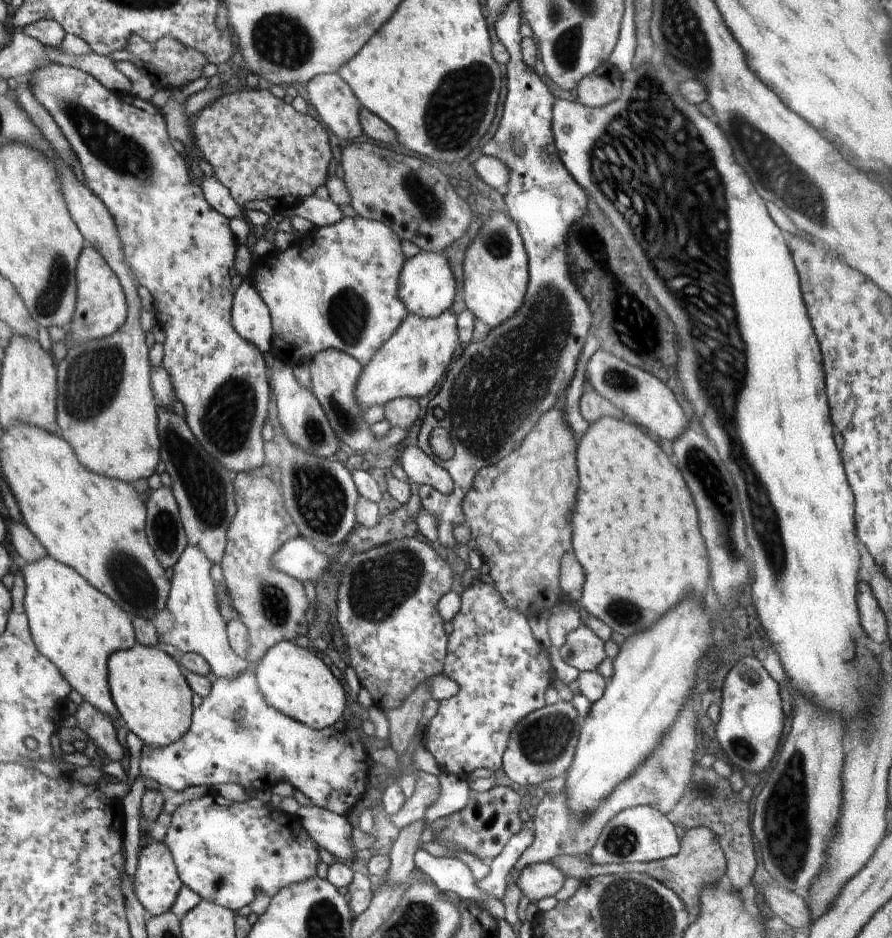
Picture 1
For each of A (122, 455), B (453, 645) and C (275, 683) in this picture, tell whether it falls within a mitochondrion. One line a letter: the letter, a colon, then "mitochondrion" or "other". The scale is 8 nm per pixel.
A: other
B: other
C: other

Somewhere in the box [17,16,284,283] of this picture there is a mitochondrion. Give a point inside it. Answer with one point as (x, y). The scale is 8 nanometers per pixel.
(123, 154)

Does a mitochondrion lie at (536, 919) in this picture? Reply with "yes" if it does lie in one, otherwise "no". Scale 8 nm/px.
no

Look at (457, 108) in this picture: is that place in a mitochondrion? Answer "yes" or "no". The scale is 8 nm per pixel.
yes

